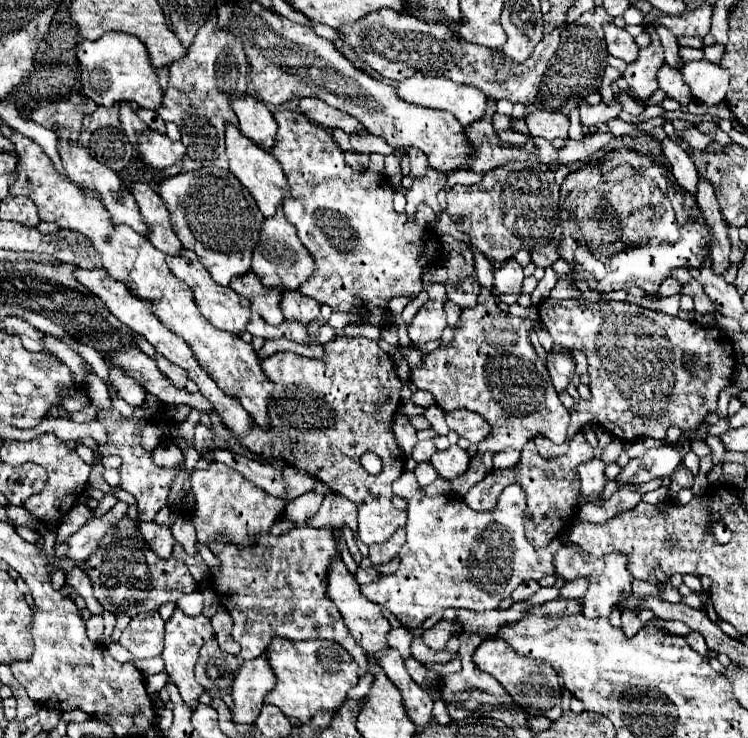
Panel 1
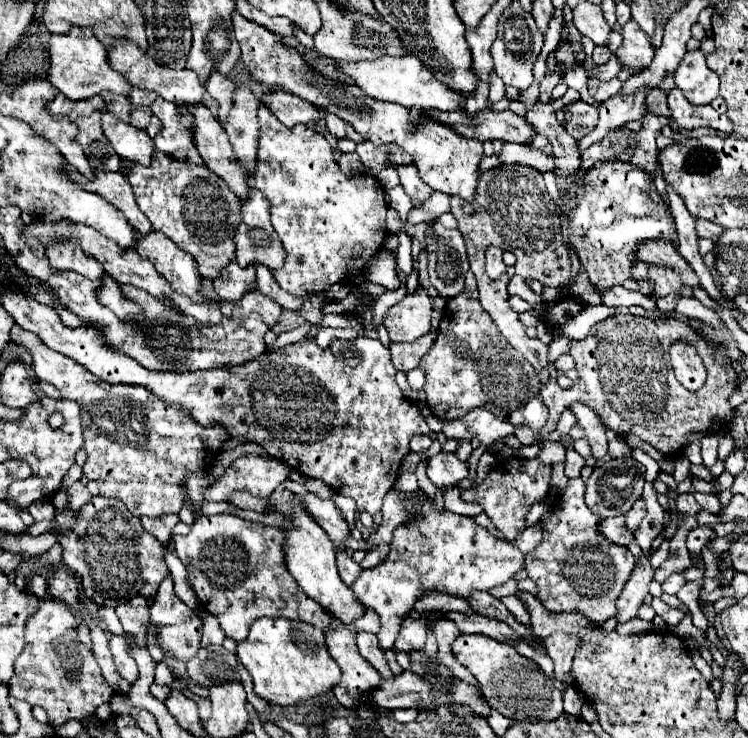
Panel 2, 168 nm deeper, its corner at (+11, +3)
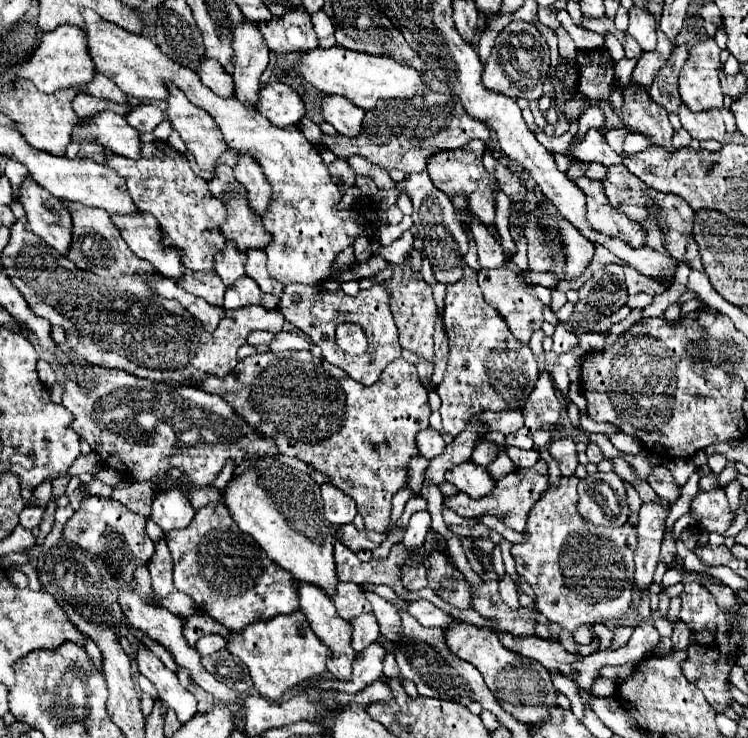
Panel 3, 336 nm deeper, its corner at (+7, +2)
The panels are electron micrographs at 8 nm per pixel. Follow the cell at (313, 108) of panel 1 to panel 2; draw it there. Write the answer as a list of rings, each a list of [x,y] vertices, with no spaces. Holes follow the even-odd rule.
[[[284,90],[264,94],[262,102],[288,128],[294,124],[308,124],[322,118],[322,110],[318,106],[304,102],[300,100],[300,96],[292,96],[290,92],[284,92]]]

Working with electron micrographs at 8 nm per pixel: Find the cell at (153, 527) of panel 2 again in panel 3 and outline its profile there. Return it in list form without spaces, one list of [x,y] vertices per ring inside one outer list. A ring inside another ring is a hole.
[[[170,487],[154,497],[150,519],[162,527],[164,533],[172,529],[184,529],[194,519],[194,507],[188,495],[180,487]]]

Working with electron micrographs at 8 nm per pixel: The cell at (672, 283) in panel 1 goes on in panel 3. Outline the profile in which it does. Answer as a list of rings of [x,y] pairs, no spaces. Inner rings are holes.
[[[626,269],[626,287],[628,287],[630,295],[638,293],[638,291],[644,291],[644,293],[651,293],[650,295],[654,296],[666,291],[666,287],[662,283],[650,279],[650,277],[644,277],[634,269]]]

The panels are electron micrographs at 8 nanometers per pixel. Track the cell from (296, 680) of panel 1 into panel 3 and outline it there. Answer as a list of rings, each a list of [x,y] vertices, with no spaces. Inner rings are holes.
[[[302,611],[272,617],[268,621],[254,621],[242,631],[232,631],[226,649],[248,665],[254,687],[266,699],[280,699],[290,687],[322,677],[330,657],[328,647],[310,629]]]

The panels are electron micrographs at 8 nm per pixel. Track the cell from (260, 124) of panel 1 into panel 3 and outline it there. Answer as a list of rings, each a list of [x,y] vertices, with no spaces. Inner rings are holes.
[[[202,59],[196,69],[200,81],[210,87],[220,97],[232,97],[234,95],[234,81],[232,75],[226,73],[226,69],[216,59]]]

